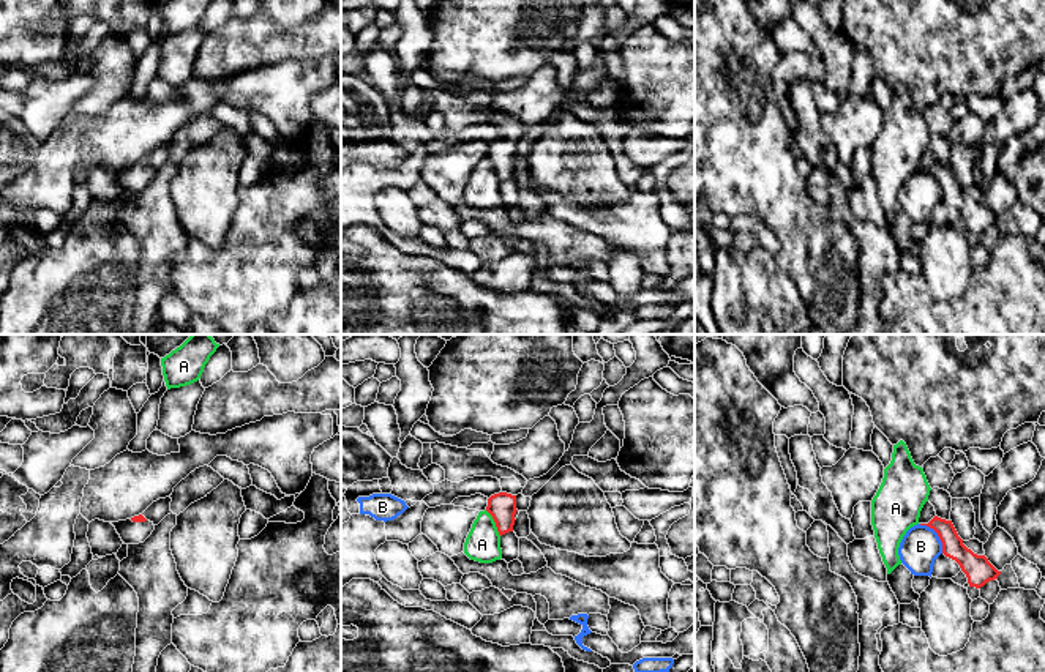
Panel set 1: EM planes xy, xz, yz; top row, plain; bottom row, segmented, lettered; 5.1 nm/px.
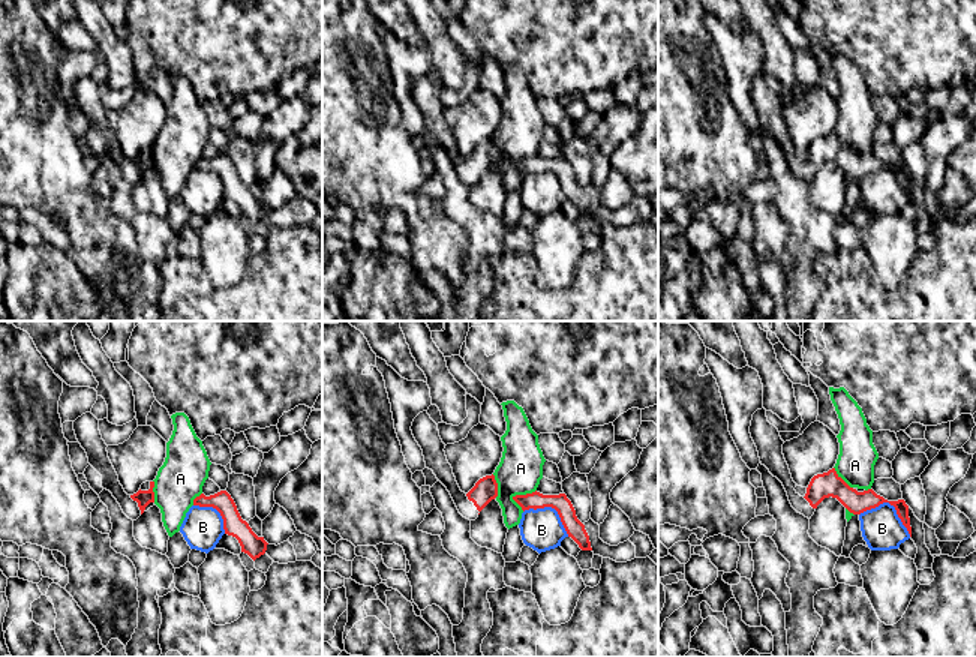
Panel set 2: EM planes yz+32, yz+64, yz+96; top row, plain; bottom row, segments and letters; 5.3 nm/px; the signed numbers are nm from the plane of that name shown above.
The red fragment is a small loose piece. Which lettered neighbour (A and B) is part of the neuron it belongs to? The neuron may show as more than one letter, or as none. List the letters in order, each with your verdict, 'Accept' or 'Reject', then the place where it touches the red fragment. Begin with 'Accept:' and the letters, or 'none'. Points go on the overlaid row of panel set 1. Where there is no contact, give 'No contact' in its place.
Accept: none
A: Reject. Touches red at xz (494, 521)
B: Reject. Touches red at yz (938, 535)

